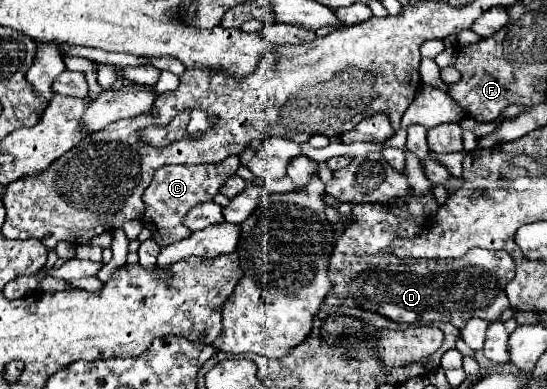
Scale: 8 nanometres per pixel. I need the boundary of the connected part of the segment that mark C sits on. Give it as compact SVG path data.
M234 155L216 165L166 165L166 167L160 167L154 173L148 189L142 195L142 201L146 205L142 222L152 231L152 239L160 247L166 247L174 241L190 237L192 231L184 225L184 217L188 215L188 211L198 203L212 201L214 195L218 195L218 191L226 183L226 179L232 173L236 173L238 167L240 167L240 161Z

